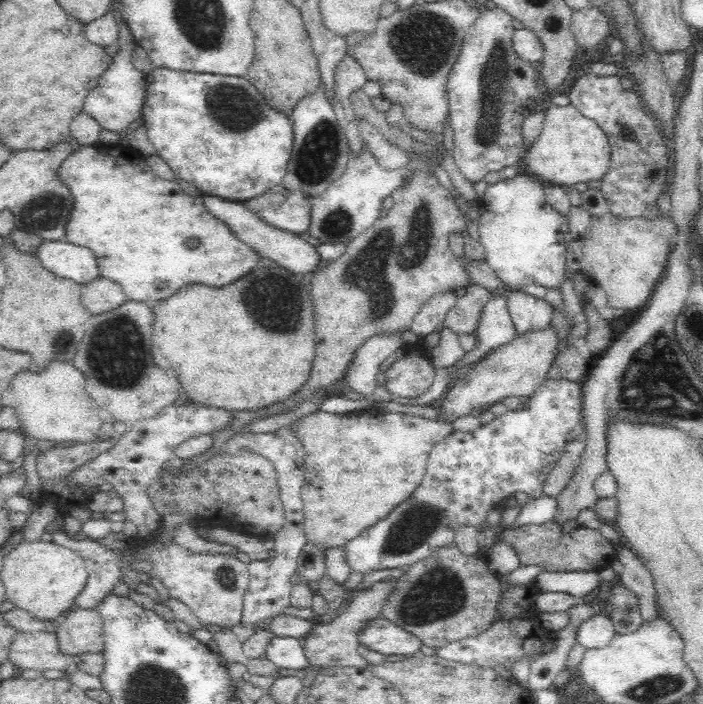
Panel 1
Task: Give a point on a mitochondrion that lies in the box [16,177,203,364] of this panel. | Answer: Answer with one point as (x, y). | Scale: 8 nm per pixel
(48, 213)

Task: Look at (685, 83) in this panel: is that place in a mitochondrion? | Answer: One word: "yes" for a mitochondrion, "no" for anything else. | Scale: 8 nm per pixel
no

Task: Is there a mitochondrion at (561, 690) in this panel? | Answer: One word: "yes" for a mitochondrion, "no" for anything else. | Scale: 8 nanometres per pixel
no

